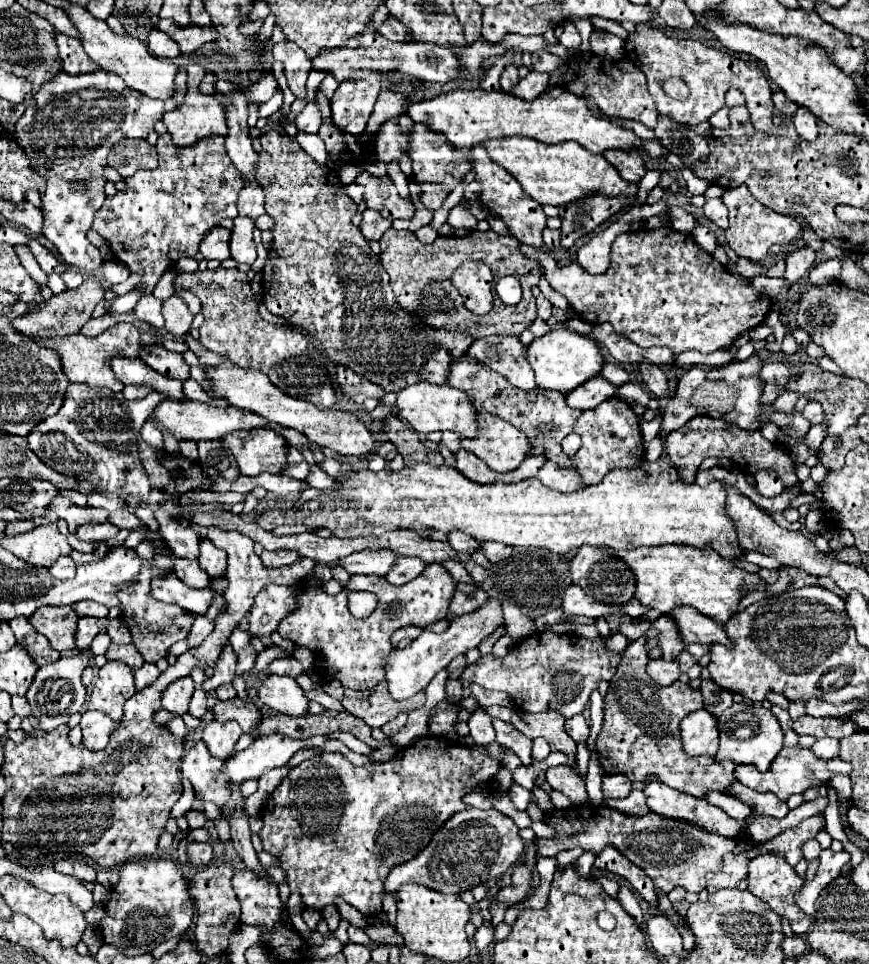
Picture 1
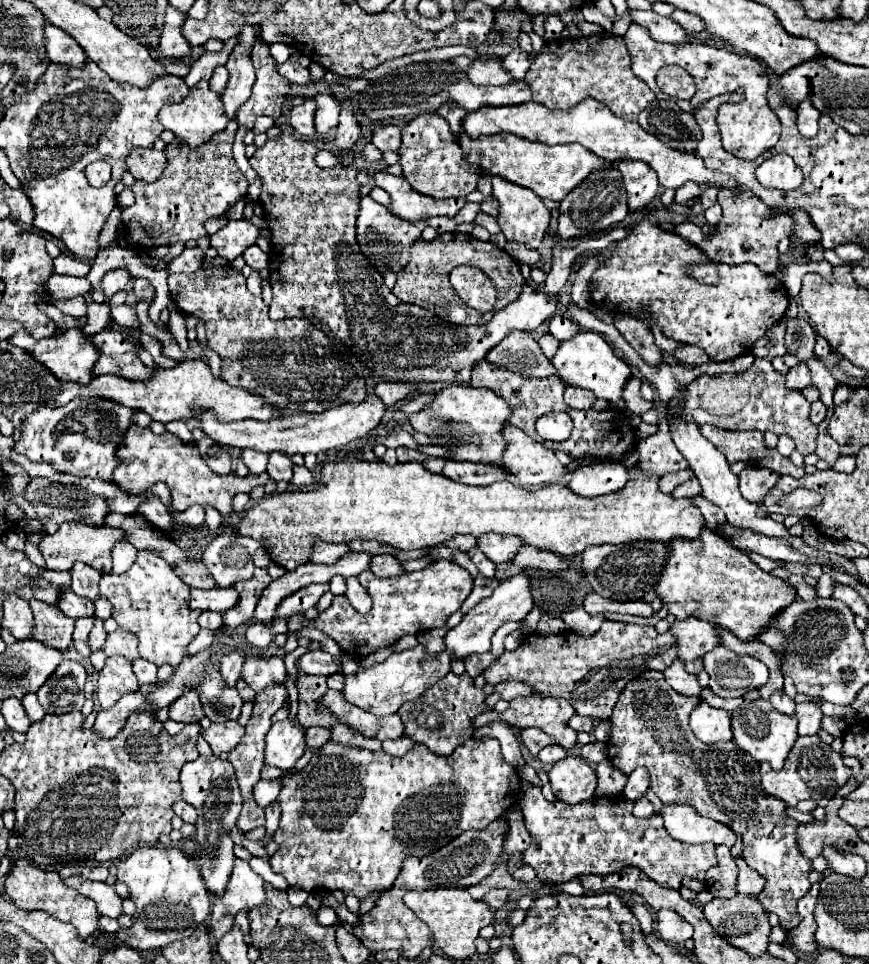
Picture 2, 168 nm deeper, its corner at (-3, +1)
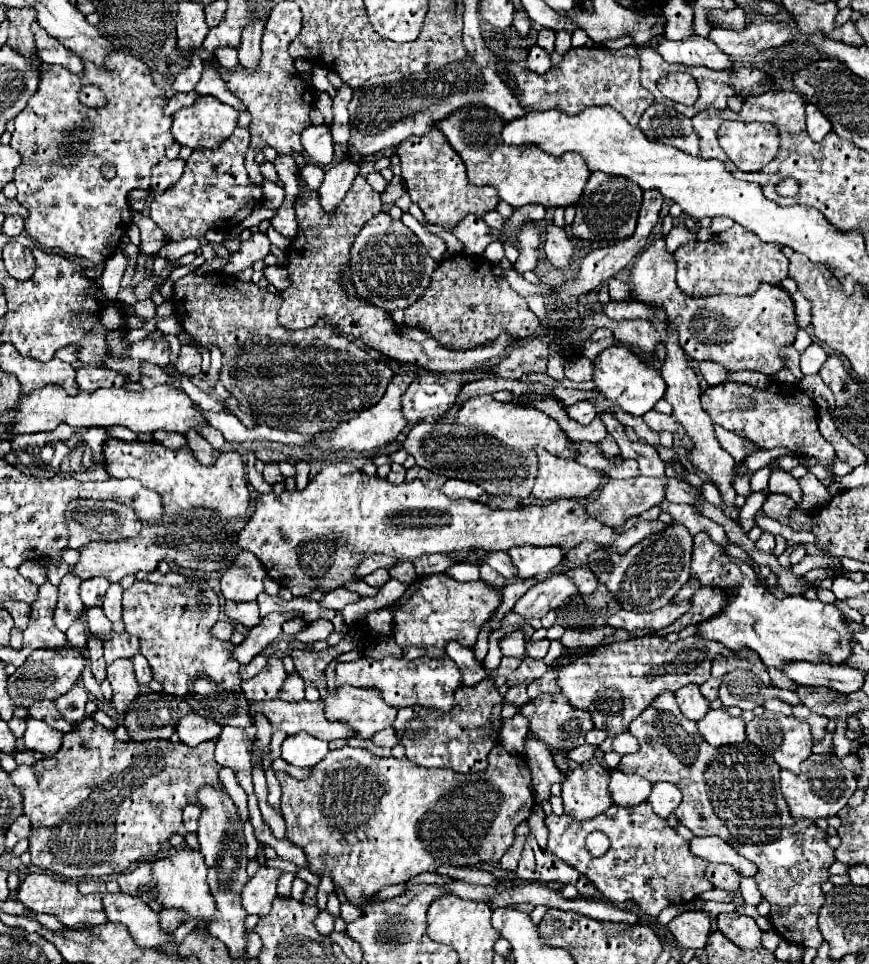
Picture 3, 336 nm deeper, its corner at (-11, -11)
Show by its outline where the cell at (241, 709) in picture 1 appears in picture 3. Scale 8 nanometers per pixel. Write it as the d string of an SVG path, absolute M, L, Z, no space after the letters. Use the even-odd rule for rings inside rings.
M134 581L134 585L124 591L122 599L126 631L140 639L140 653L148 659L152 677L162 683L164 693L182 697L198 715L214 719L218 725L244 729L252 725L252 717L248 715L250 703L240 691L240 665L230 659L234 645L210 635L218 617L220 595L208 583L170 587Z

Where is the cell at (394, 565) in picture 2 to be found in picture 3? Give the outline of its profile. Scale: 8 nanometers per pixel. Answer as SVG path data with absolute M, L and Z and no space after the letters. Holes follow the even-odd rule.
M376 569L376 571L370 573L368 577L364 577L364 581L366 581L368 585L372 585L372 587L382 587L388 579L390 579L390 577L388 577L388 571L386 571L386 569Z

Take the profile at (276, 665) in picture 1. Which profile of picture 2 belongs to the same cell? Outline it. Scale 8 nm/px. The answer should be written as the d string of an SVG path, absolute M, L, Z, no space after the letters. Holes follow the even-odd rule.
M308 651L298 659L298 667L306 675L332 675L332 673L342 673L342 667L334 663L334 659L326 651Z

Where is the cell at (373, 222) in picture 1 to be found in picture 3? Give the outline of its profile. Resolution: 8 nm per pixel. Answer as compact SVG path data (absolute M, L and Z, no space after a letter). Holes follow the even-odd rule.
M384 211L362 227L350 249L350 281L354 295L386 313L414 305L424 295L424 289L428 289L436 265L438 261L428 255L420 239L402 221L392 219Z

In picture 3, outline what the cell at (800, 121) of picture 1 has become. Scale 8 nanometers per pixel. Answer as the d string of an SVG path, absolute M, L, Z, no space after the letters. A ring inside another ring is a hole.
M806 105L806 131L812 141L822 141L832 131L832 123L814 105Z

